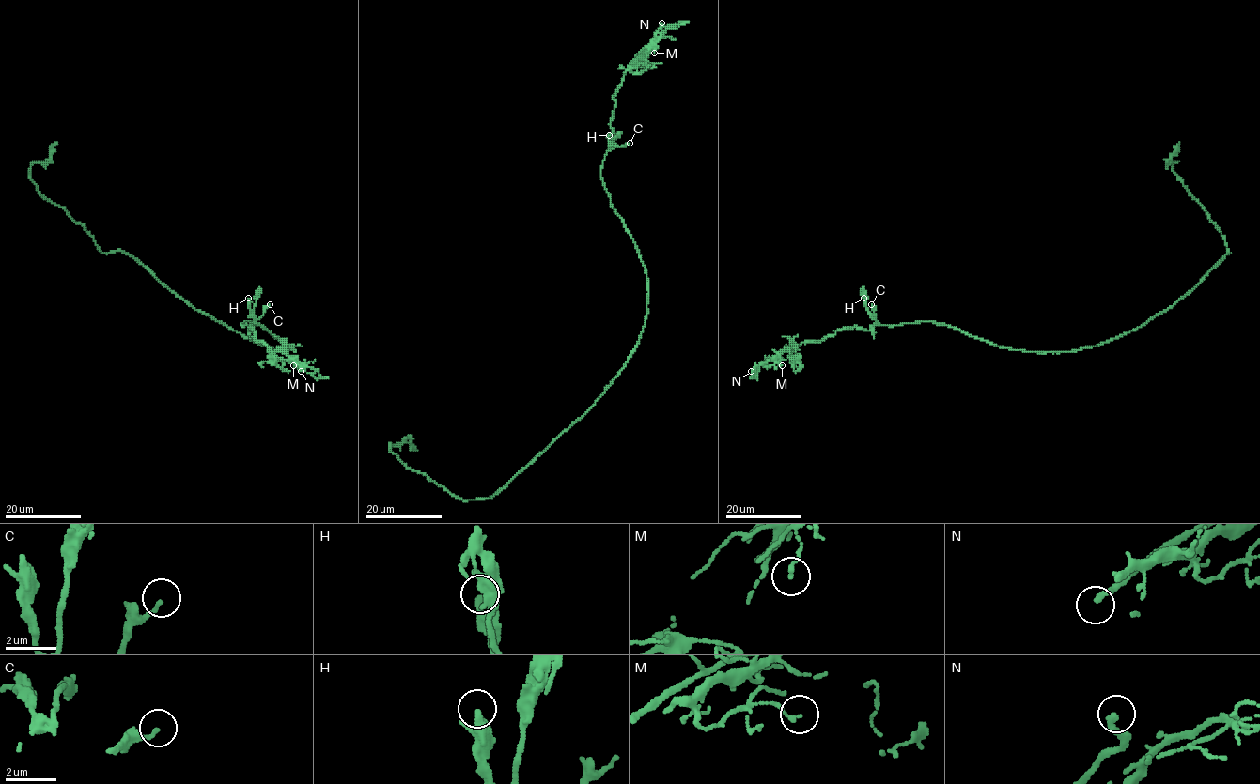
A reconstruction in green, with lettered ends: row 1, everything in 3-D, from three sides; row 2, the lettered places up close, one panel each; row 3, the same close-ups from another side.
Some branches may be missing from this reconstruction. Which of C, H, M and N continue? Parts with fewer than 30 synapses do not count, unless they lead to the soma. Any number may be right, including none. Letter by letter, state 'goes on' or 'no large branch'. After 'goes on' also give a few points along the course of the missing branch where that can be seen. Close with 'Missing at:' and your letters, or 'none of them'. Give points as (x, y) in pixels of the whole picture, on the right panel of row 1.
C: no large branch
H: no large branch
M: no large branch
N: goes on | (751, 371), (757, 384), (755, 388), (749, 378), (760, 364), (791, 364), (796, 361)
Missing at: N

